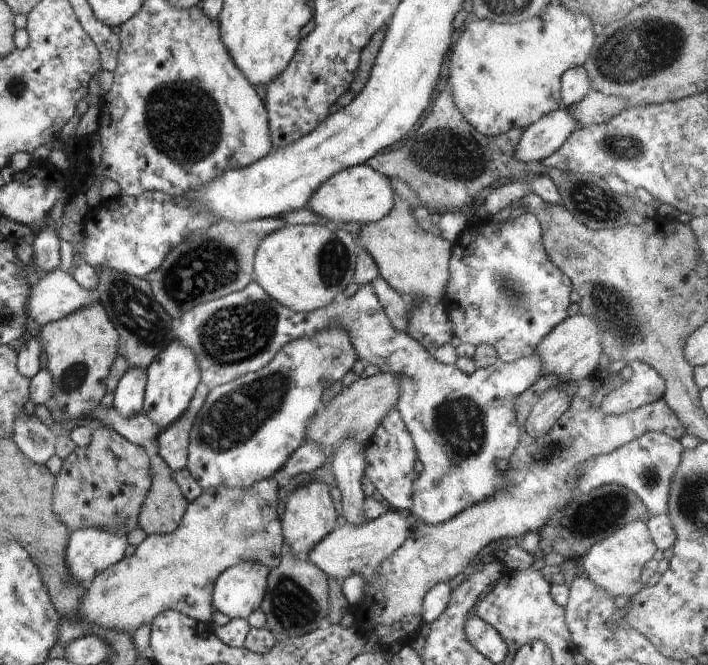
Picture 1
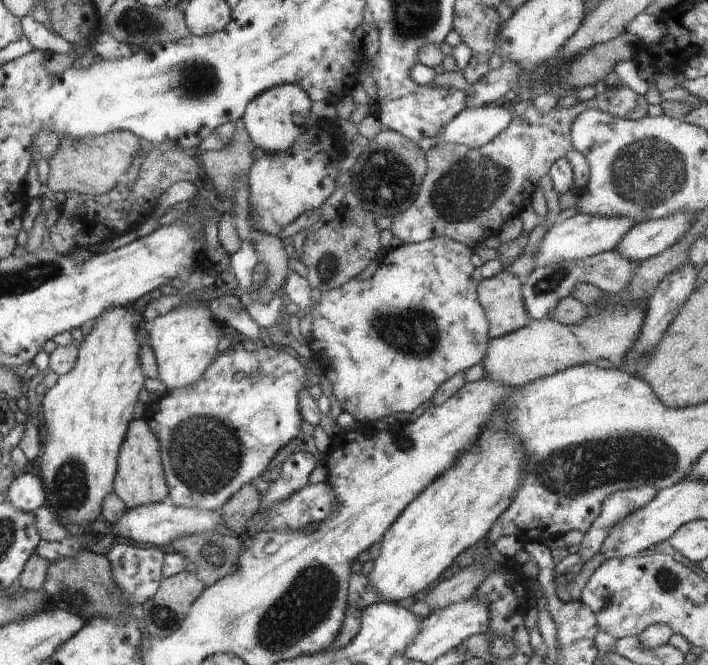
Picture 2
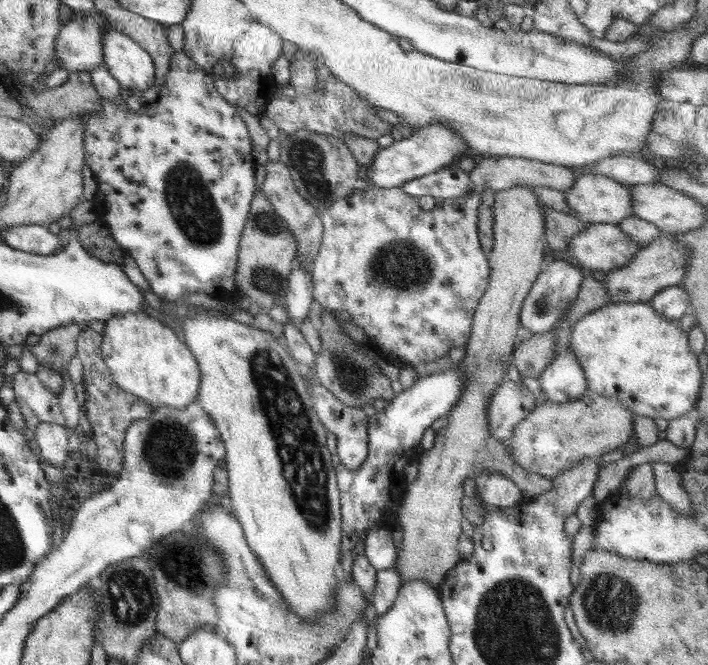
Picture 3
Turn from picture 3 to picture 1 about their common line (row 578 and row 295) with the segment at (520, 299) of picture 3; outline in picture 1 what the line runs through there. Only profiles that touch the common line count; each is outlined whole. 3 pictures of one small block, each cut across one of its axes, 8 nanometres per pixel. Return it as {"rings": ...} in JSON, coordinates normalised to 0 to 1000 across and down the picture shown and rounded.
{"rings":[[[558,290],[554,316],[534,334],[510,340],[501,355],[503,365],[524,382],[540,420],[573,451],[593,447],[612,454],[627,453],[640,370],[629,358],[602,349],[586,329],[585,317],[585,311]]]}

